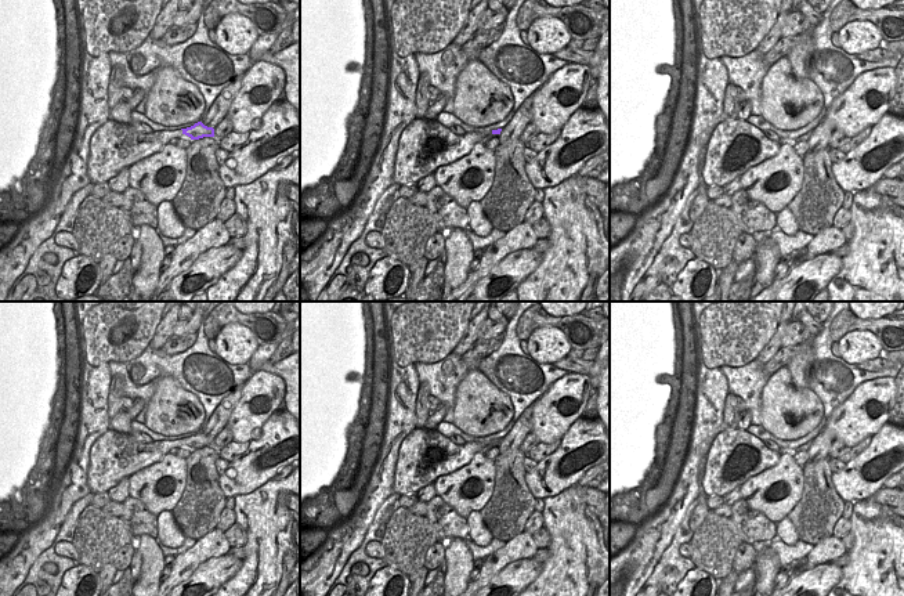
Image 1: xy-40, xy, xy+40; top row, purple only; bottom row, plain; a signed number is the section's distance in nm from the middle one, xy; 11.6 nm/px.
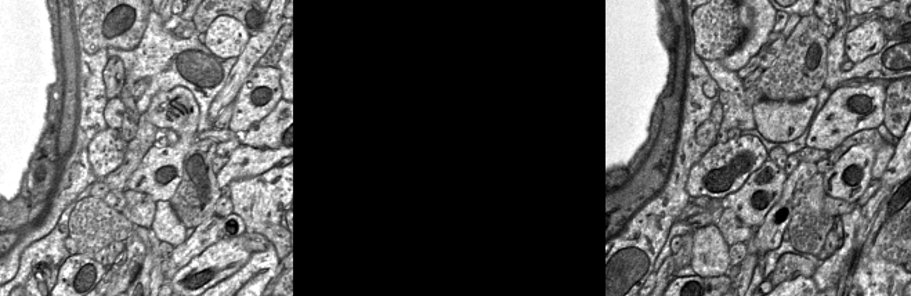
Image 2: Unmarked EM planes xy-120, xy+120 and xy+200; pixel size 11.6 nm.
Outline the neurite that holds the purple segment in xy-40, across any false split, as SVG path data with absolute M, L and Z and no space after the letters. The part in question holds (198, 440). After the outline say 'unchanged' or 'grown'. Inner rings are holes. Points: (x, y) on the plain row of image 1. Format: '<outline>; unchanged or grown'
M109 429L93 444L90 449L90 466L87 485L90 492L108 492L124 477L160 462L171 448L181 447L199 449L214 447L214 438L202 431L176 441L153 441L149 444L137 443L131 434Z; grown

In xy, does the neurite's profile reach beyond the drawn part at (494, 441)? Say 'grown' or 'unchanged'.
grown

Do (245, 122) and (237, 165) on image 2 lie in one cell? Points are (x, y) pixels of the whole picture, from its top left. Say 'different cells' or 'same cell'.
different cells

